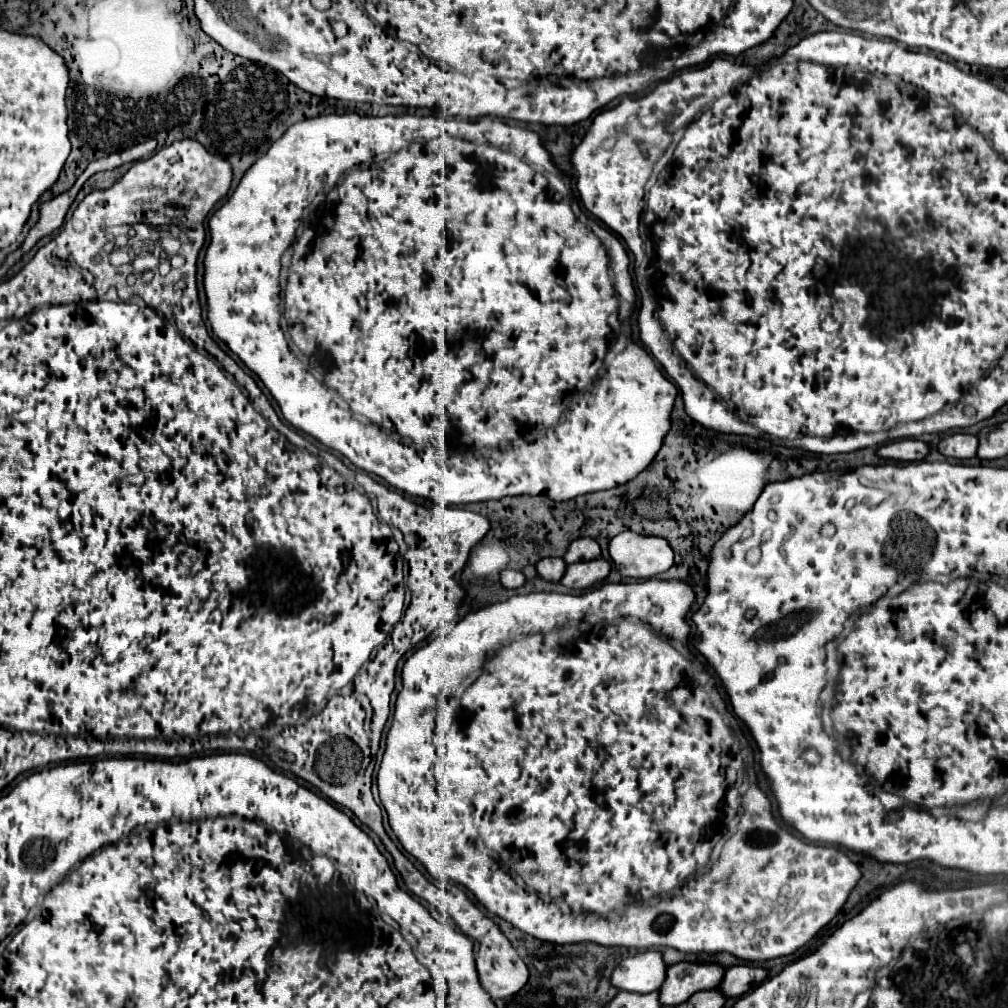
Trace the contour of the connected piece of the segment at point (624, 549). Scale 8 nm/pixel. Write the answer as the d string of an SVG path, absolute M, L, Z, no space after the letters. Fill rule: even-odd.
M630 530L610 540L610 556L622 576L640 580L666 572L674 562L674 552L668 546L668 540L642 536Z

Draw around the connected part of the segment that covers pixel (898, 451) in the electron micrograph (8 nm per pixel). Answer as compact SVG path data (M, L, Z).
M898 440L880 446L876 454L884 460L894 460L894 462L920 462L928 454L928 444L920 440Z

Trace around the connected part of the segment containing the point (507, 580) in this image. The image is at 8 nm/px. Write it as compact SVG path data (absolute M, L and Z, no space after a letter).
M502 570L500 572L500 582L504 588L520 588L526 582L526 576L520 570Z

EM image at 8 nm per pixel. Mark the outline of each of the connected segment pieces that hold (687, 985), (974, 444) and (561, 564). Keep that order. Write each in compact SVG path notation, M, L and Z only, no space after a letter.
M678 962L668 966L666 980L660 986L660 1004L662 1006L678 1006L686 1002L694 992L712 990L720 984L724 976L724 968L718 964L692 964Z
M952 434L942 438L938 444L940 454L944 454L946 458L956 458L956 460L976 456L976 448L978 448L978 438L970 434Z
M542 558L536 564L538 576L542 576L548 582L560 582L560 578L564 576L564 570L566 570L566 562L562 558Z

